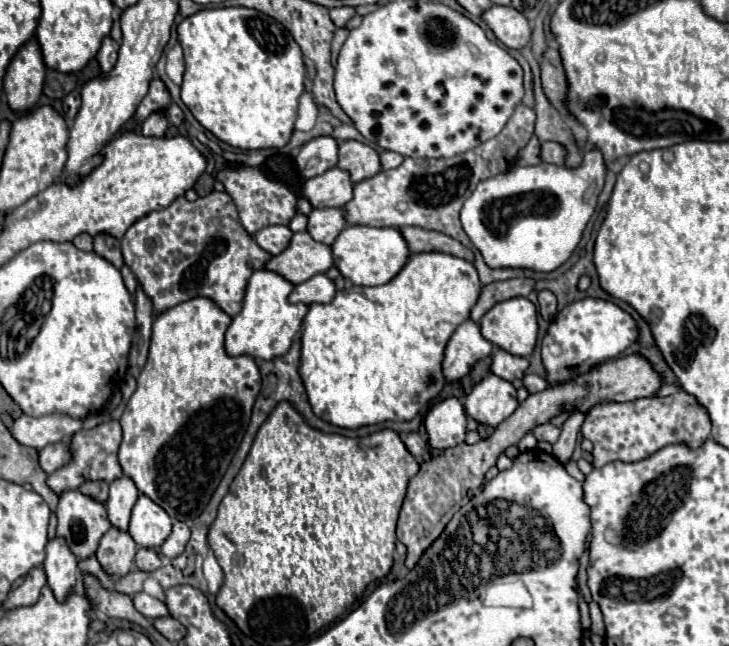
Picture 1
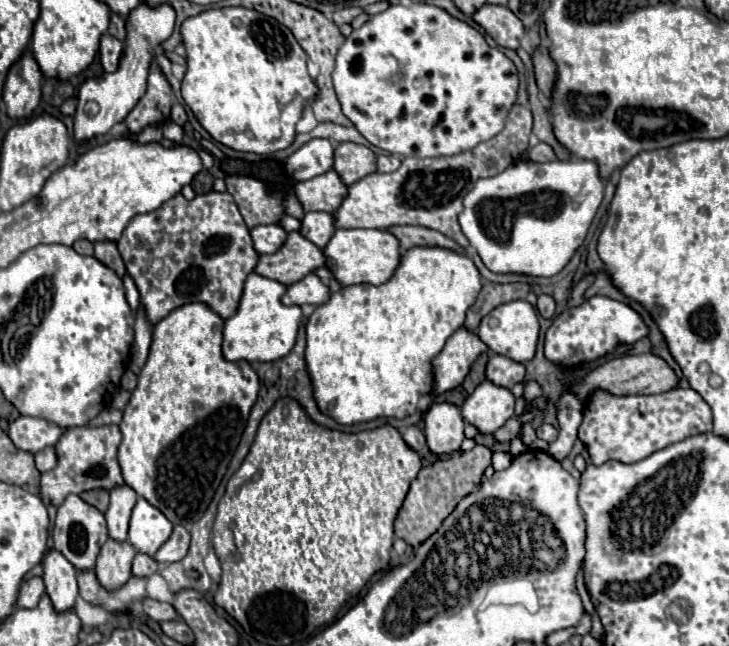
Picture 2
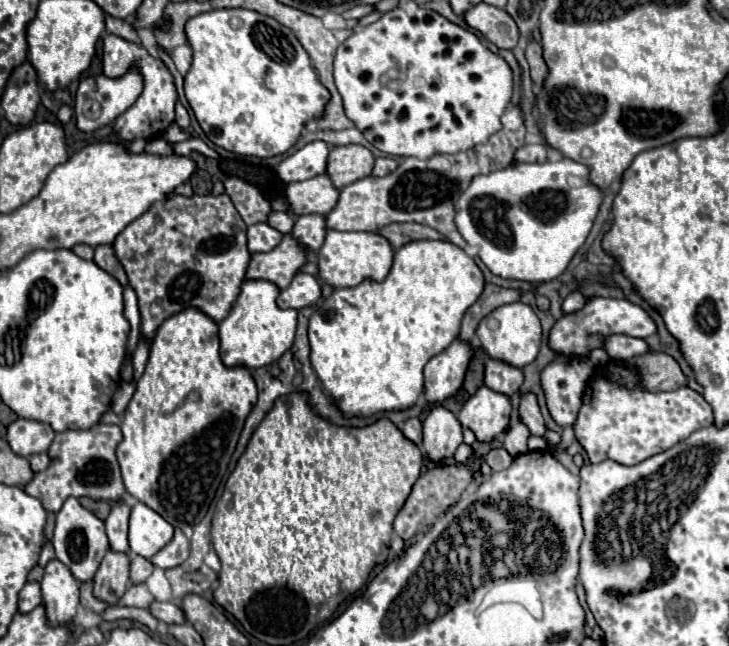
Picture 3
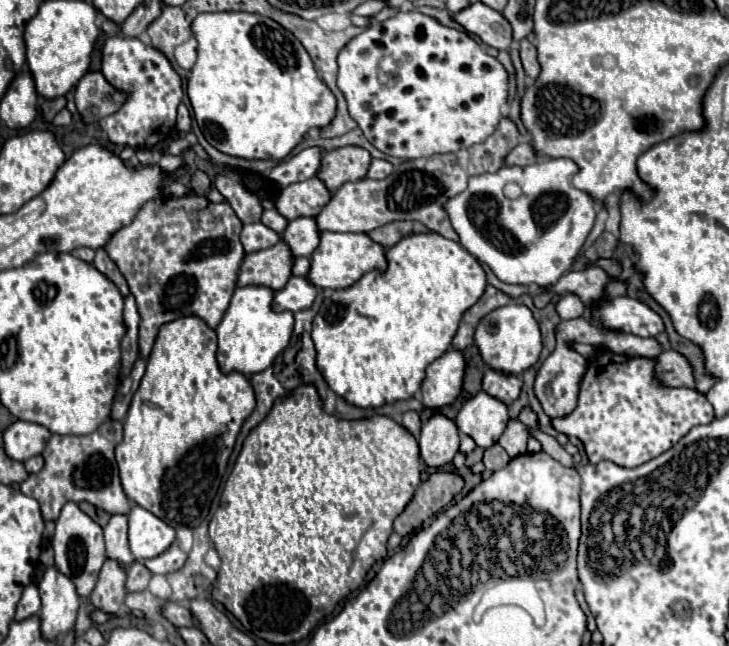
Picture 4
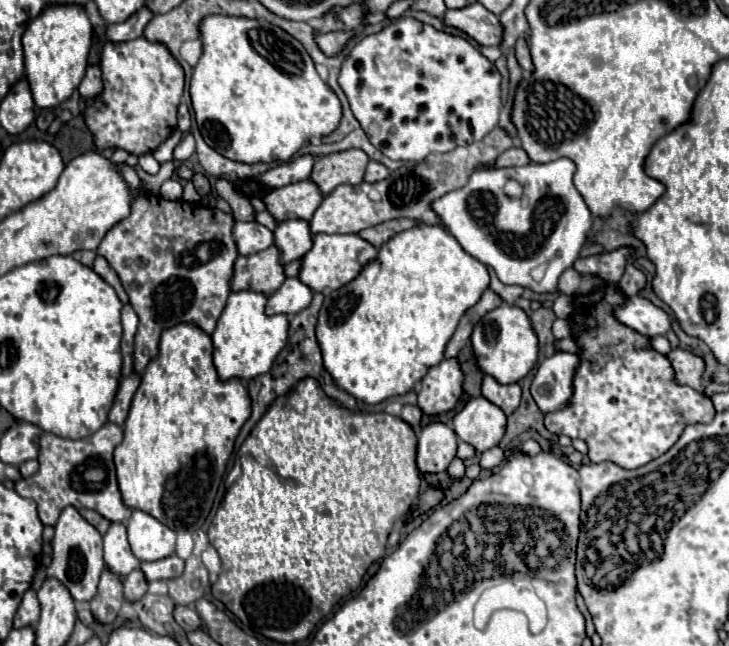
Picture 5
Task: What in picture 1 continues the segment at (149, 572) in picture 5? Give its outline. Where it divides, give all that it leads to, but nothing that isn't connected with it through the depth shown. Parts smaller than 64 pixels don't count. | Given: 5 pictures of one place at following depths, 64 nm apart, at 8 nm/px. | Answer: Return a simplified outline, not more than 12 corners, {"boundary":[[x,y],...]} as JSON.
{"boundary":[[174,522],[172,534],[160,546],[162,558],[176,558],[190,540],[184,522]]}

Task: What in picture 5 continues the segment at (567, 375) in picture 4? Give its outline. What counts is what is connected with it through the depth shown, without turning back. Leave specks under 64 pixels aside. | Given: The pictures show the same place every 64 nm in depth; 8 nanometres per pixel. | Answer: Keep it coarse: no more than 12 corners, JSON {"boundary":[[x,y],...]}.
{"boundary":[[578,356],[540,362],[530,392],[542,412],[568,404]]}

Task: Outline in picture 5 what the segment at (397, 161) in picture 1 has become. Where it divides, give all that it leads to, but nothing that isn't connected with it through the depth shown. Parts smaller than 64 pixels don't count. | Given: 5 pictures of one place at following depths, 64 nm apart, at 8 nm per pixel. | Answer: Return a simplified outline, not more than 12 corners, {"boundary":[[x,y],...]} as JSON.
{"boundary":[[368,162],[364,180],[378,182],[388,176],[388,168],[380,162]]}

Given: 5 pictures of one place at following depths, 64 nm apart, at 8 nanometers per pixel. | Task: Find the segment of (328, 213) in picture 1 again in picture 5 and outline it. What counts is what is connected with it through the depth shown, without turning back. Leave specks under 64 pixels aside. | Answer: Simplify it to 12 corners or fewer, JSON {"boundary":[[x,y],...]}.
{"boundary":[[286,220],[274,230],[280,264],[312,248],[306,220]]}

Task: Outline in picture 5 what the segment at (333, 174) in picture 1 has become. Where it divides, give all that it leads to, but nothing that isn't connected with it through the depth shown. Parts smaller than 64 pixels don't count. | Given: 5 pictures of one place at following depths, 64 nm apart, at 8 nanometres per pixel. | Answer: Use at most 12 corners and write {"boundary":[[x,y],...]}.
{"boundary":[[314,182],[274,188],[262,200],[276,222],[310,220],[322,202]]}

